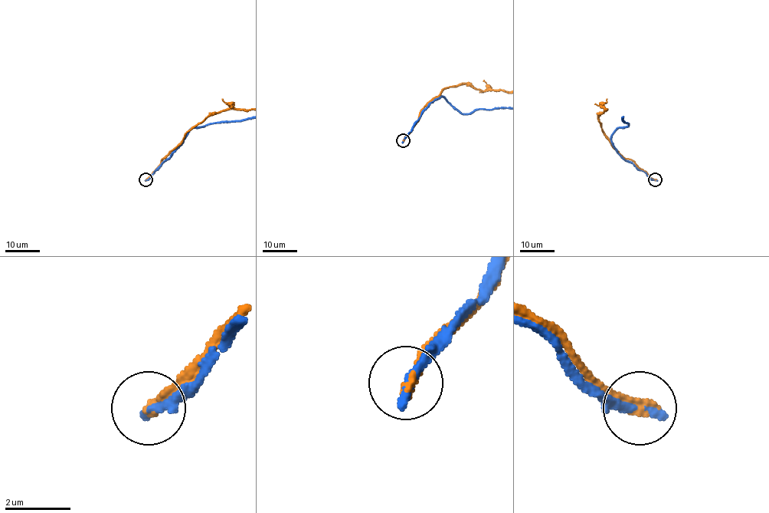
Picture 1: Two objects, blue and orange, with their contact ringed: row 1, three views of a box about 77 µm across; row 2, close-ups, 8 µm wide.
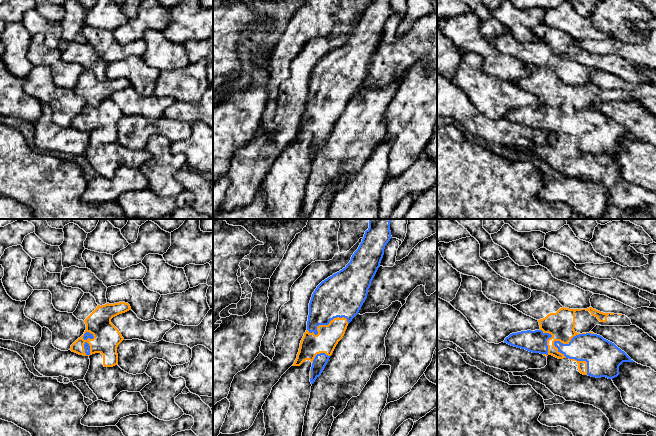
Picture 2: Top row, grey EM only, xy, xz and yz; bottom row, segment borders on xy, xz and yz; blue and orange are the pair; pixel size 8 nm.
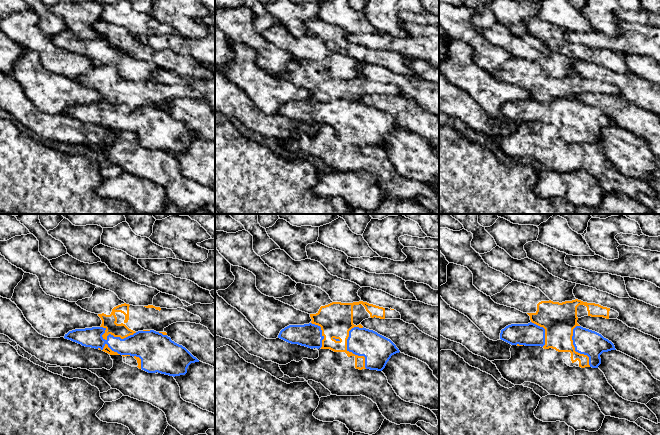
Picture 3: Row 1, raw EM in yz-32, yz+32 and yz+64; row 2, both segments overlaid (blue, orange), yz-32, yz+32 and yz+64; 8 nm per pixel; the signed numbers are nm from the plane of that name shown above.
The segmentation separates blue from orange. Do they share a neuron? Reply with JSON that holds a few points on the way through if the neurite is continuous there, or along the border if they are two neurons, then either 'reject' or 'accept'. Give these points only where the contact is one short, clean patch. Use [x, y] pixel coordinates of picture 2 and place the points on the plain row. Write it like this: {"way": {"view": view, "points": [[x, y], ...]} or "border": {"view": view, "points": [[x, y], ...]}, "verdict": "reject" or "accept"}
{"verdict": "reject"}

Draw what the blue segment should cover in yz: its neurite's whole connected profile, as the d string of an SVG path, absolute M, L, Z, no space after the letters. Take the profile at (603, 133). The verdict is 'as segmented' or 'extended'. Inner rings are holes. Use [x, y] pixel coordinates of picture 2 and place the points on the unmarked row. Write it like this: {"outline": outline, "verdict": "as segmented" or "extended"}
{"outline": "M579 110L568 120L554 118L558 128L566 134L587 138L587 151L613 155L619 151L619 142L623 138L634 138L614 119L597 110Z", "verdict": "as segmented"}

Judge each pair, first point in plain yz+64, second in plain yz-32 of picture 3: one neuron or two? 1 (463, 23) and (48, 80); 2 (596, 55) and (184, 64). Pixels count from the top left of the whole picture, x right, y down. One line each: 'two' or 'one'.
1: two
2: one

